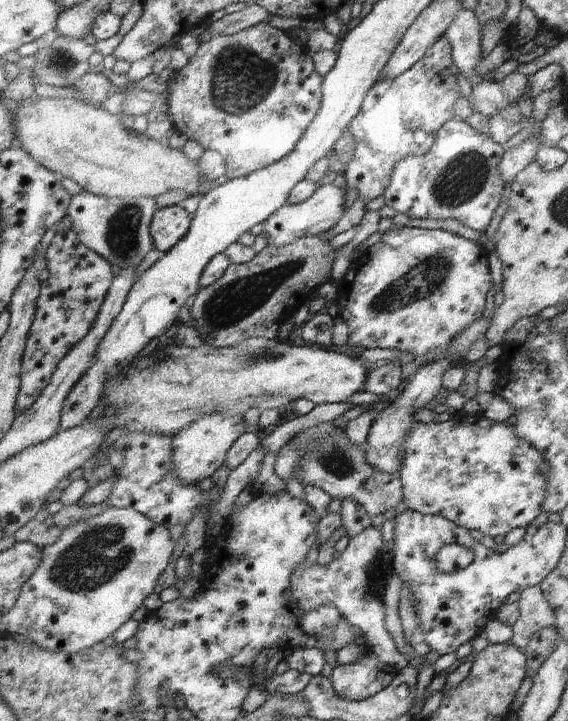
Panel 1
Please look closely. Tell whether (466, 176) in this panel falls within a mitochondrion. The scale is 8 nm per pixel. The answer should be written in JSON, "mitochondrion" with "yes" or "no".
{"mitochondrion":"yes"}

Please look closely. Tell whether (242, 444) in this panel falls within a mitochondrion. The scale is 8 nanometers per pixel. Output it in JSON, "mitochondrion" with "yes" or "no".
{"mitochondrion":"no"}

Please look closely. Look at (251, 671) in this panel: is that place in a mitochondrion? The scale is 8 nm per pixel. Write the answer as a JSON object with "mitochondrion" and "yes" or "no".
{"mitochondrion":"no"}

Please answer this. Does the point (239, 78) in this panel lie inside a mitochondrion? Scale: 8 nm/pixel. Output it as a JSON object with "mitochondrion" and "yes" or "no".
{"mitochondrion":"yes"}

